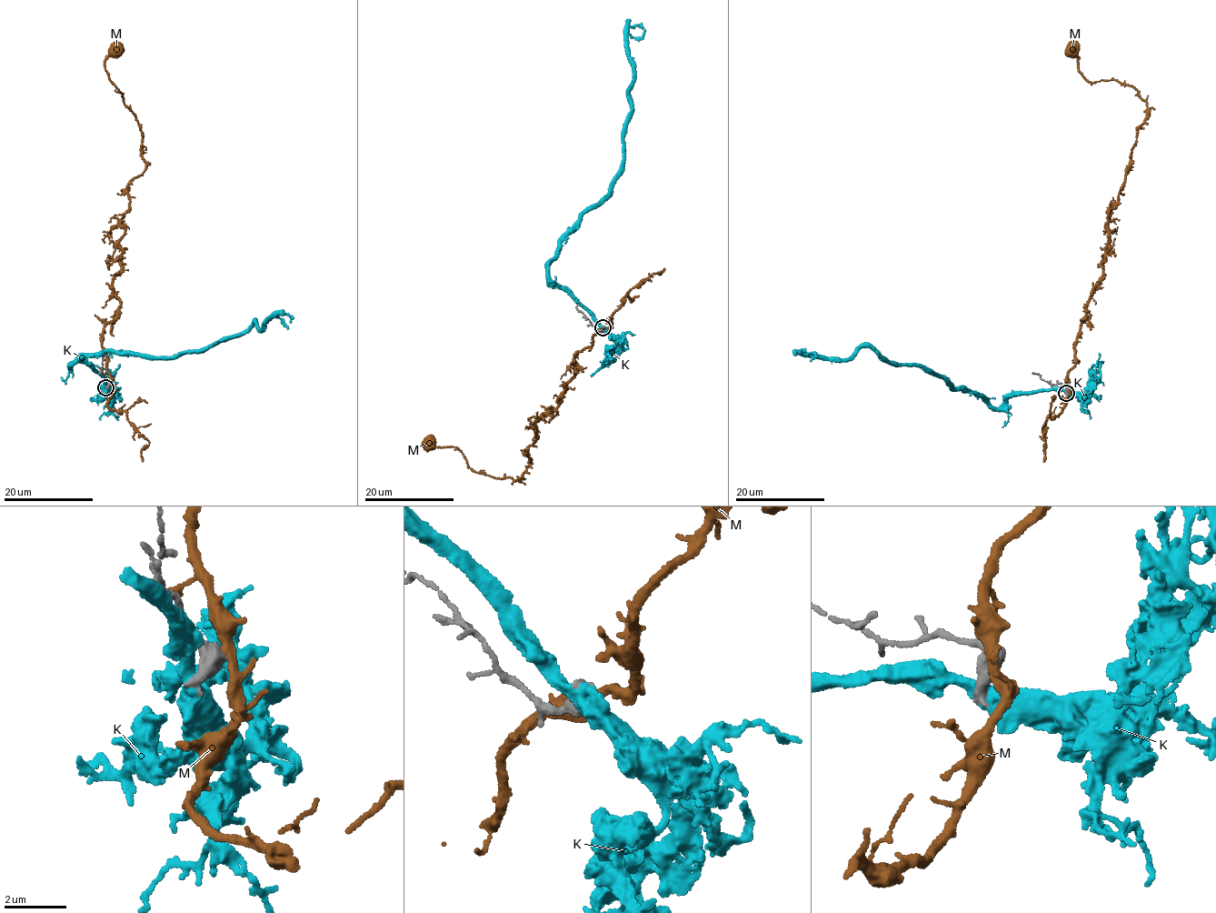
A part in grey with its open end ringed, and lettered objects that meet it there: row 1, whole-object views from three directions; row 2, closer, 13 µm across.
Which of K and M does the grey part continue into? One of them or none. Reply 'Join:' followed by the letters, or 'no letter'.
Join: no letter

